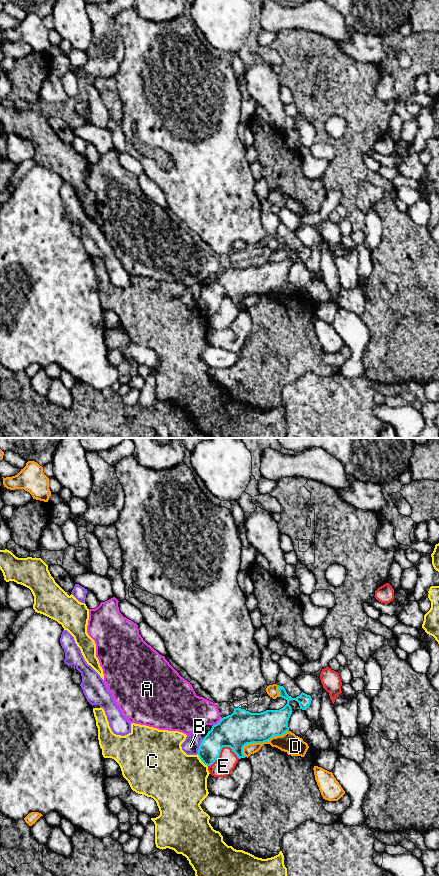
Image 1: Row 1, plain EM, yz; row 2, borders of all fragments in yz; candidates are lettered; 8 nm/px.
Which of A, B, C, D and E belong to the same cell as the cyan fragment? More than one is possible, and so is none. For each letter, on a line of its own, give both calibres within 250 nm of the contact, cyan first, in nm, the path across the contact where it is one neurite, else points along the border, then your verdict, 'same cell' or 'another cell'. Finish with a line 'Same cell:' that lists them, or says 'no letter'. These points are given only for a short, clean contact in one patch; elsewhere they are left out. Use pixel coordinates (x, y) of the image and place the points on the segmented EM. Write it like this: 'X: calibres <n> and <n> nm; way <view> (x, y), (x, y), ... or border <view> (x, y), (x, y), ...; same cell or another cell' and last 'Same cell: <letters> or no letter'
A: calibres 280 and 300 nm; border yz (221, 717), (213, 725); another cell
B: calibres 220 and 140 nm; border yz (202, 739), (197, 753); another cell
C: calibres 180 and 460 nm; another cell
D: calibres 280 and 160 nm; another cell
E: calibres 280 and 160 nm; another cell
Same cell: no letter

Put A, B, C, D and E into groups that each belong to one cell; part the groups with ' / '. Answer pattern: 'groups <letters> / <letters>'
groups A / B / C / D / E

